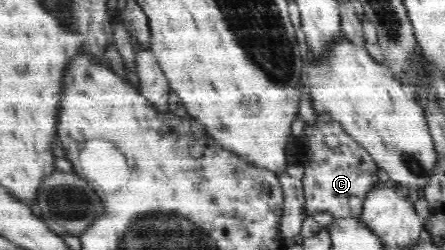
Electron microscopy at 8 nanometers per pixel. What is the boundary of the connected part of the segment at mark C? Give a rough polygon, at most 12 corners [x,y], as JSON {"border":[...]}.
{"border":[[317,113],[301,138],[305,216],[358,219],[379,166]]}

